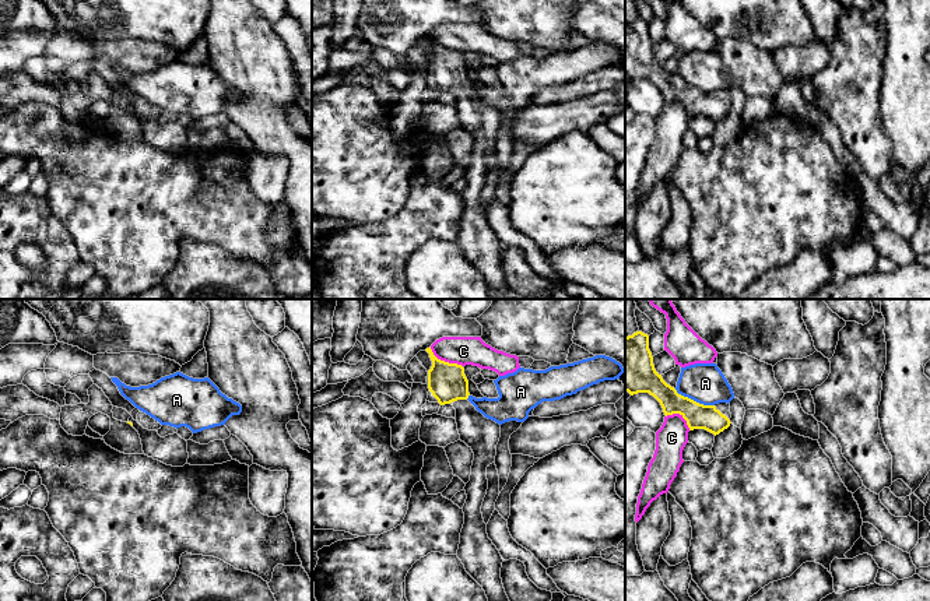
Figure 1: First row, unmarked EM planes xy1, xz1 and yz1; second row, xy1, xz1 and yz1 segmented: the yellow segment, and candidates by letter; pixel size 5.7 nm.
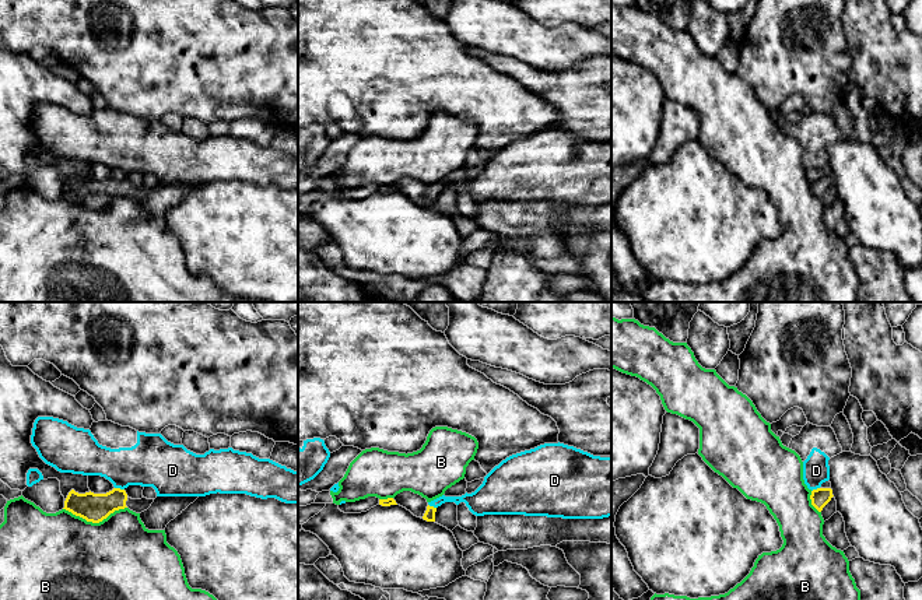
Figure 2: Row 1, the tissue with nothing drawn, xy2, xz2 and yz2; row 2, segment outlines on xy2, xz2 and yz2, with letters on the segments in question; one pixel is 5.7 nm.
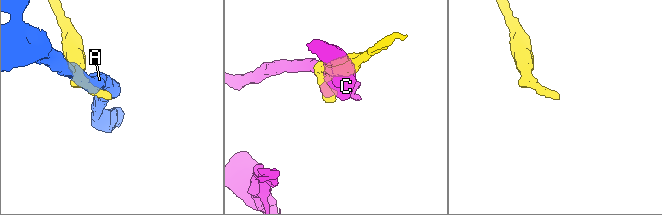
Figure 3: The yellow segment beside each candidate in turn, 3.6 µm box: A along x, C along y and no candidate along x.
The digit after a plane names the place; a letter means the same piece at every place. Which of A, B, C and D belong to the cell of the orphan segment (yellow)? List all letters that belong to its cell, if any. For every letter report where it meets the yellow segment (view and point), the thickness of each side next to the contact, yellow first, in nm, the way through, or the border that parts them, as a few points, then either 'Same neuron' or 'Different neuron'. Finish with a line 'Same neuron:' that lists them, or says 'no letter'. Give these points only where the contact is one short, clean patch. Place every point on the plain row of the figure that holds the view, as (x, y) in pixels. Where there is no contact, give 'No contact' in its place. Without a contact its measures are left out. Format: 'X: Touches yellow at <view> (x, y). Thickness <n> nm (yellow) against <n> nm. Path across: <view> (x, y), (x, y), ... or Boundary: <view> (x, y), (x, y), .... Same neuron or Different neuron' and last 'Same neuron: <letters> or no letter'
A: Touches yellow at yz1 (692, 87). Thickness 140 nm (yellow) against 240 nm. Boundary: yz1 (674, 76), (699, 90), (713, 92). Different neuron
B: Touches yellow at xy2 (94, 209). Thickness 160 nm (yellow) against 500 nm. Different neuron
C: Touches yellow at xz1 (444, 48). Thickness 220 nm (yellow) against 160 nm. Different neuron
D: Touches yellow at xy2 (119, 175). Thickness 160 nm (yellow) against 280 nm. Boundary: xy2 (115, 174), (123, 176). Different neuron
Same neuron: no letter

